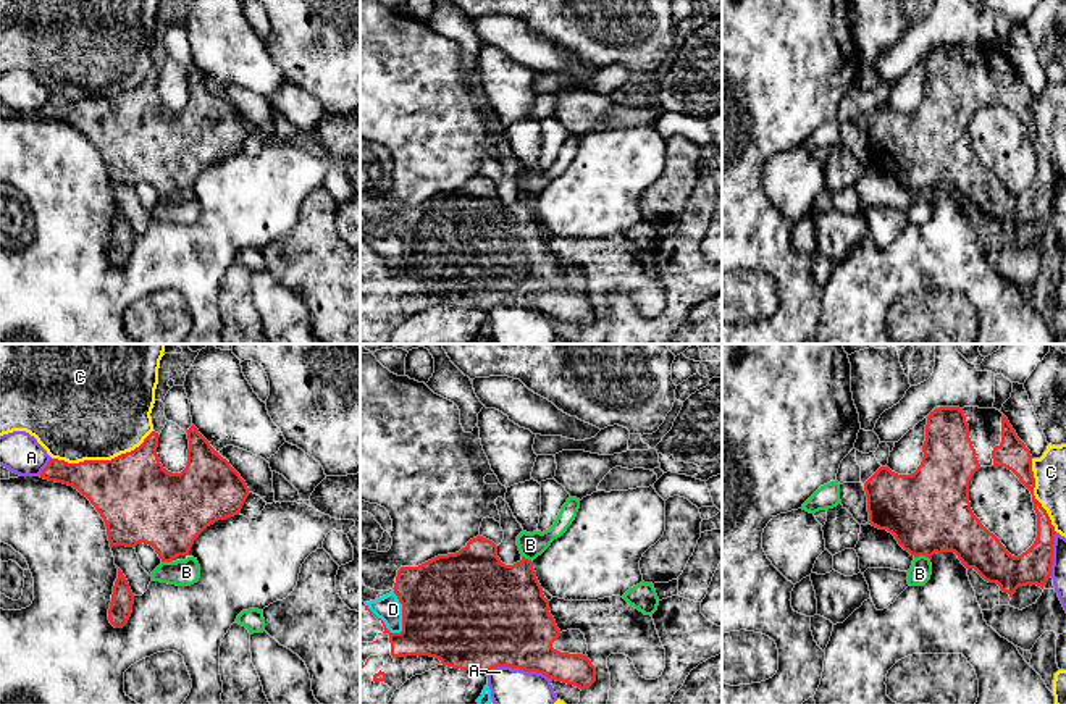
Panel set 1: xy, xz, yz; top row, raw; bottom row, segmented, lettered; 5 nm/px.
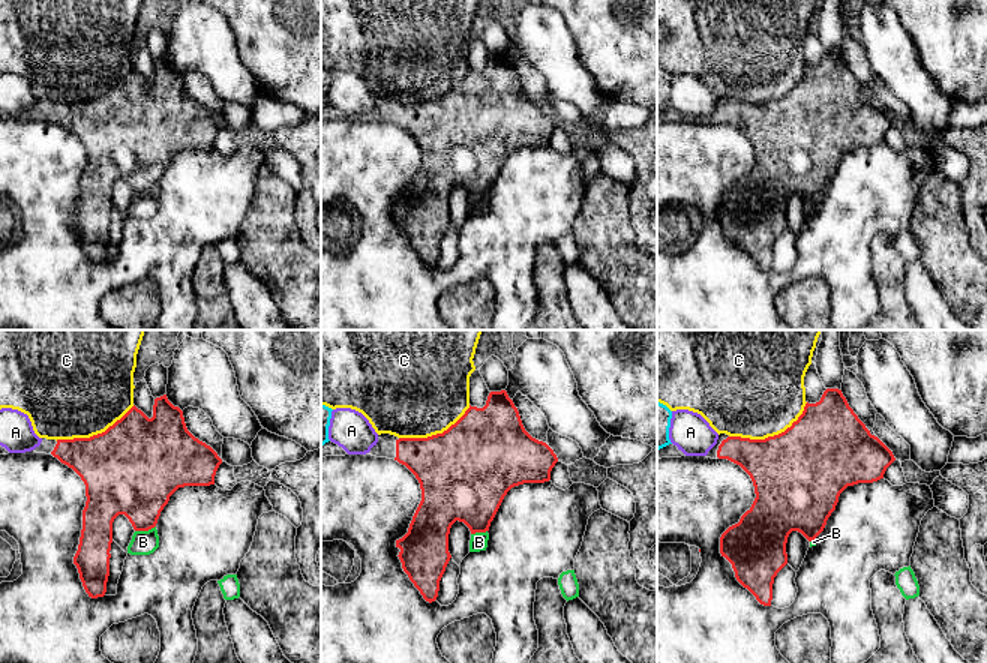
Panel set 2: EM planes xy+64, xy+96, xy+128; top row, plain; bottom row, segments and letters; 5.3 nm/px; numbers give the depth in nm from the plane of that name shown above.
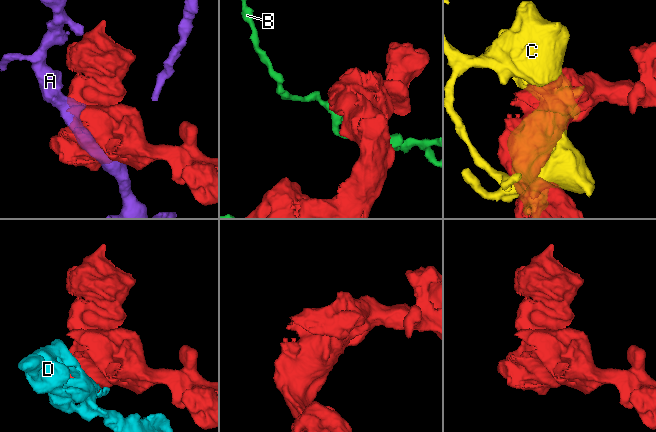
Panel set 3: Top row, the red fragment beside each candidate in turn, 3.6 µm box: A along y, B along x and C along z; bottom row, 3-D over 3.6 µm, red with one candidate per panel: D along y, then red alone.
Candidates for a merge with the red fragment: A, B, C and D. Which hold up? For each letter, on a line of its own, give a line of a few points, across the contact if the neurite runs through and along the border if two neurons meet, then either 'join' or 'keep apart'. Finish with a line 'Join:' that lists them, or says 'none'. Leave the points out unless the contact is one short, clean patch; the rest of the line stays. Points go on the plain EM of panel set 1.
A: xz (485, 310), (495, 305), (519, 305), (541, 310), (551, 318) | keep apart
B: keep apart
C: keep apart
D: keep apart
Join: none

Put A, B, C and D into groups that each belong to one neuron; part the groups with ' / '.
A / B / C / D

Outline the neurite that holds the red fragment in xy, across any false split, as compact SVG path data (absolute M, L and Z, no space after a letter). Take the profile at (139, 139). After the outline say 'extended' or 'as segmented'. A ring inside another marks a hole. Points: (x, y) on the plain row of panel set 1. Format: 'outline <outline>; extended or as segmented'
outline M192 63L186 71L187 103L181 111L171 111L160 102L160 73L152 69L139 86L111 98L68 102L50 97L40 116L73 124L86 134L105 160L110 186L136 186L144 181L155 187L162 200L171 200L179 194L189 194L194 179L207 165L241 152L249 134L241 113L199 68Z; as segmented

